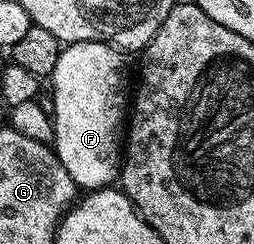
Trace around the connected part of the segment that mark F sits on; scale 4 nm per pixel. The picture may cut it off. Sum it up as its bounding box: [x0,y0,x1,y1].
[52,41,130,191]

